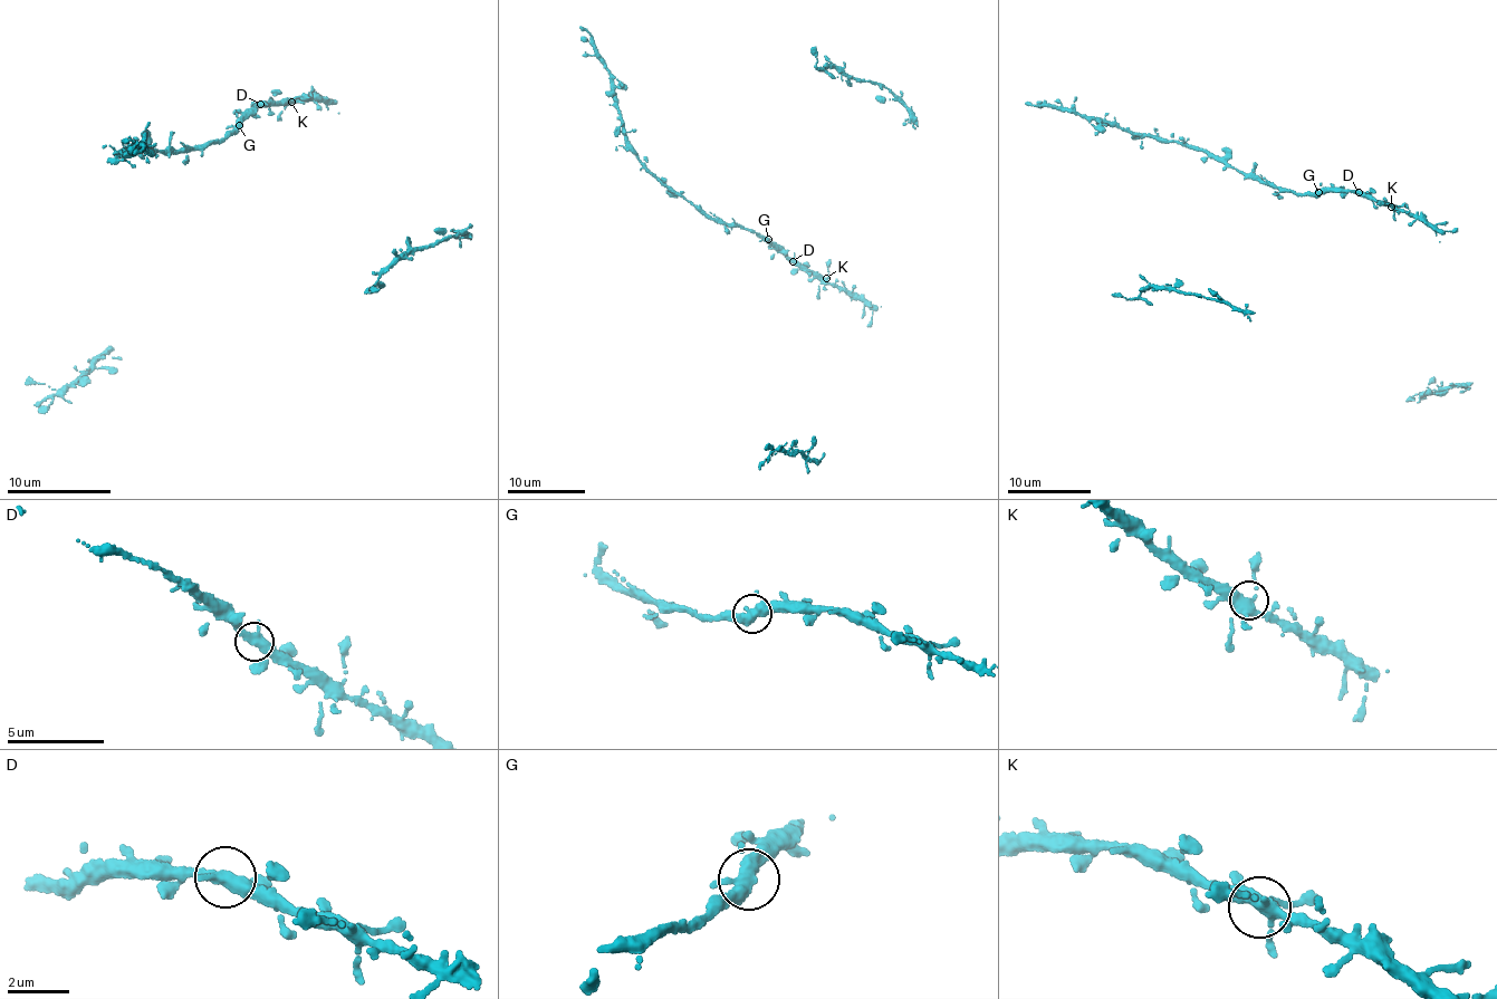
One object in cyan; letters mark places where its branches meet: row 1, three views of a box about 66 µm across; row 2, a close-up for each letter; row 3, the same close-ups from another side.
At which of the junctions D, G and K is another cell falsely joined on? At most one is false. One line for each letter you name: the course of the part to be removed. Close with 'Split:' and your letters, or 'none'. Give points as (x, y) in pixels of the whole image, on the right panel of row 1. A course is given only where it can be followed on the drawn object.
Split: none

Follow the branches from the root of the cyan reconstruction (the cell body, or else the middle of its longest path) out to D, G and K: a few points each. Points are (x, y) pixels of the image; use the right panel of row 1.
D: (1374, 199), (1359, 192)
G: (1374, 199), (1355, 192), (1326, 188), (1317, 193)
K: (1374, 199), (1391, 207)

